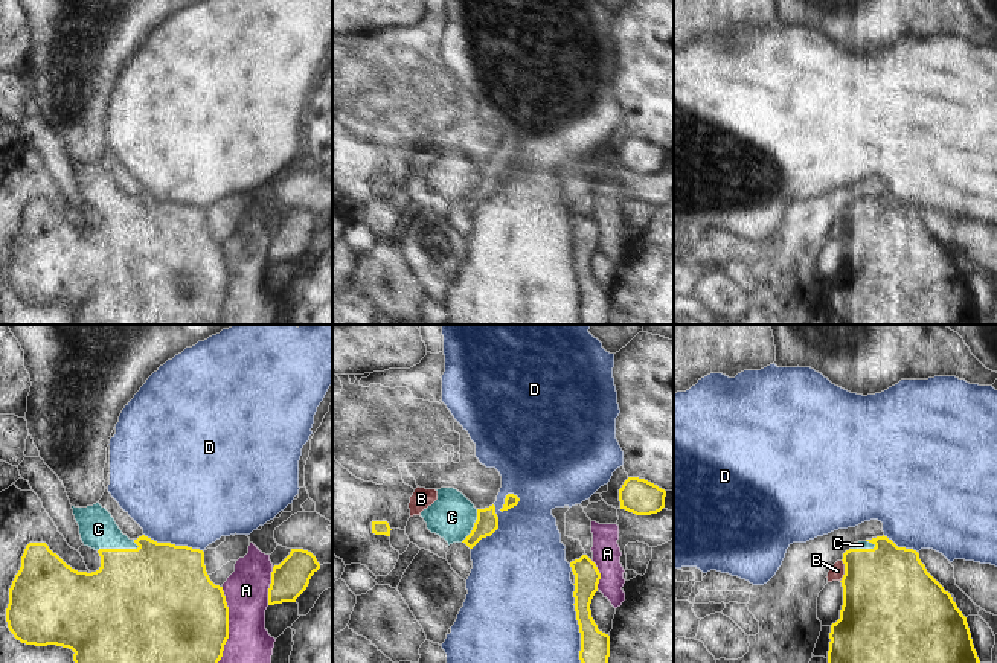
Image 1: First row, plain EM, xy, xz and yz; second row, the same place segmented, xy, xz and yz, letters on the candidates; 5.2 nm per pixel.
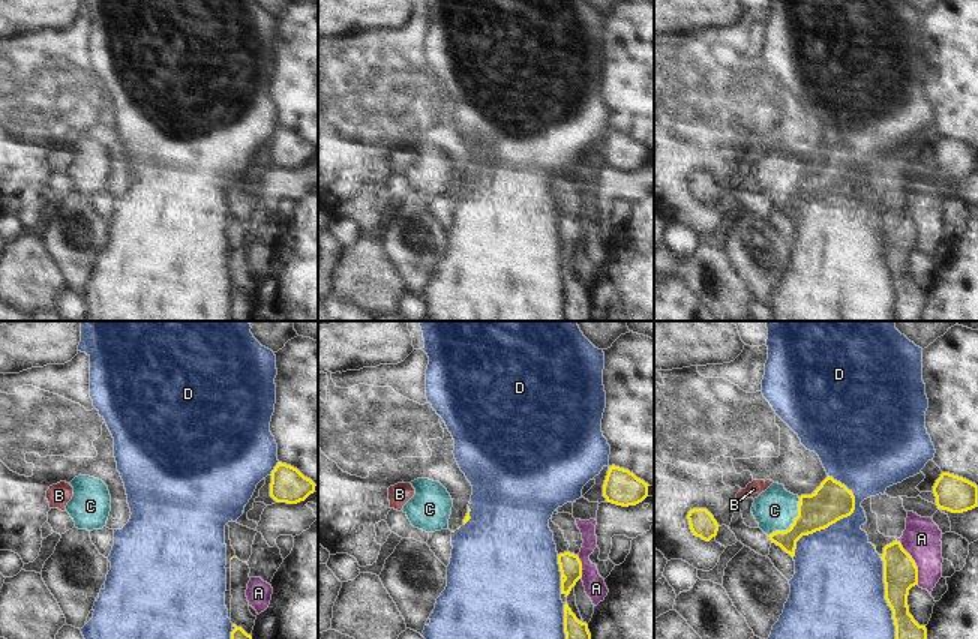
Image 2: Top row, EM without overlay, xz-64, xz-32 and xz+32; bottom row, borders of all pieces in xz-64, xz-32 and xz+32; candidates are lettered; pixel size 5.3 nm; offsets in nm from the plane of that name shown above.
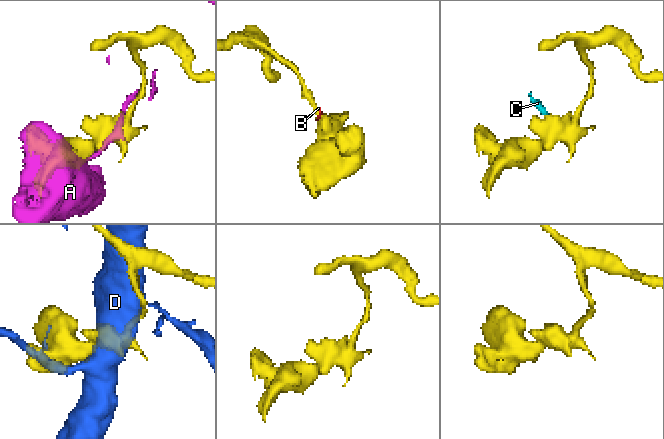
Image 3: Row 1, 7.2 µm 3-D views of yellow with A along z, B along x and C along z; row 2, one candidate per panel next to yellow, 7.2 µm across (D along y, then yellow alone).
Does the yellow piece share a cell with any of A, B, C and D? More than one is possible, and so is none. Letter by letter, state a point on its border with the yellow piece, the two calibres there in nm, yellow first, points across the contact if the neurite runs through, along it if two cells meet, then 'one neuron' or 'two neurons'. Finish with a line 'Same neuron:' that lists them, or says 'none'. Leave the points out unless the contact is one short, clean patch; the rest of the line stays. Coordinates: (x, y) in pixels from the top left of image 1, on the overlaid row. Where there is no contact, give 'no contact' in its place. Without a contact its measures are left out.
A: meets yellow in xy at (227, 625); 480 nm thick on the yellow side, 240 nm on the other; two neurons
B: meets yellow in yz at (845, 570); 460 nm thick on the yellow side, 80 nm on the other; border along yz (842, 560), (843, 576), (840, 581); two neurons
C: meets yellow in xy at (118, 549); 460 nm thick on the yellow side, 200 nm on the other; runs through xy (137, 592), (118, 549), (98, 529); one neuron
D: meets yellow in xz at (578, 624); 160 nm thick on the yellow side, 460 nm on the other; two neurons
Same neuron: C

